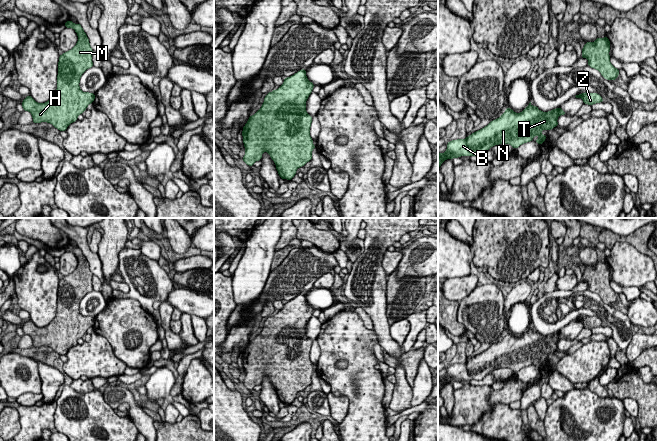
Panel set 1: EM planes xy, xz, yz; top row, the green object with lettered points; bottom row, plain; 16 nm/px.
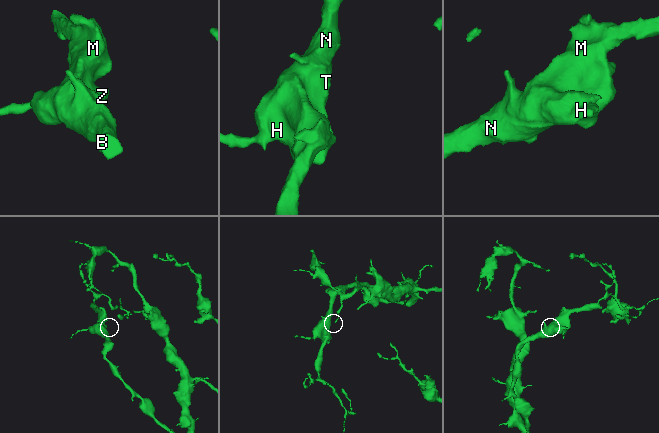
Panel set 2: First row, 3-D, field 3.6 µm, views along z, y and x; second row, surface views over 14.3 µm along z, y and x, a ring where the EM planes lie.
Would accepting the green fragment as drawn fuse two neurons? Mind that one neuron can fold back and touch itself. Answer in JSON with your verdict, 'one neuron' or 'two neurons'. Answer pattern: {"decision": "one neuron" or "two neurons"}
{"decision": "one neuron"}

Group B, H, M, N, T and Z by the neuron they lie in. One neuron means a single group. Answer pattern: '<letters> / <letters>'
B H M N T Z

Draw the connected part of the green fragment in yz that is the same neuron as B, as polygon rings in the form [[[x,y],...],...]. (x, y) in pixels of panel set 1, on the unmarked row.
[[[531,326],[520,337],[515,337],[507,331],[499,342],[492,344],[484,352],[465,363],[449,365],[446,375],[438,378],[438,393],[447,383],[482,380],[495,369],[509,368],[516,373],[524,367],[533,365],[536,359],[539,362],[535,366],[541,369],[547,361],[541,356],[544,353],[550,355],[558,350],[557,343],[560,339],[566,339],[560,331],[543,336],[537,330],[532,330]]]

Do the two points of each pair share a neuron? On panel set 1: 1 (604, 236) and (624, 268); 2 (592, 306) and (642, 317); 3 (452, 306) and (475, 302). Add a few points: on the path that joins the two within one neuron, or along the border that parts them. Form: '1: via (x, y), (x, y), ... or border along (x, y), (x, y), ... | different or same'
1: border along (636, 248), (626, 242), (616, 242), (610, 250) | different
2: border along (627, 314), (631, 323) | different
3: border along (458, 303), (457, 320), (464, 328) | different

